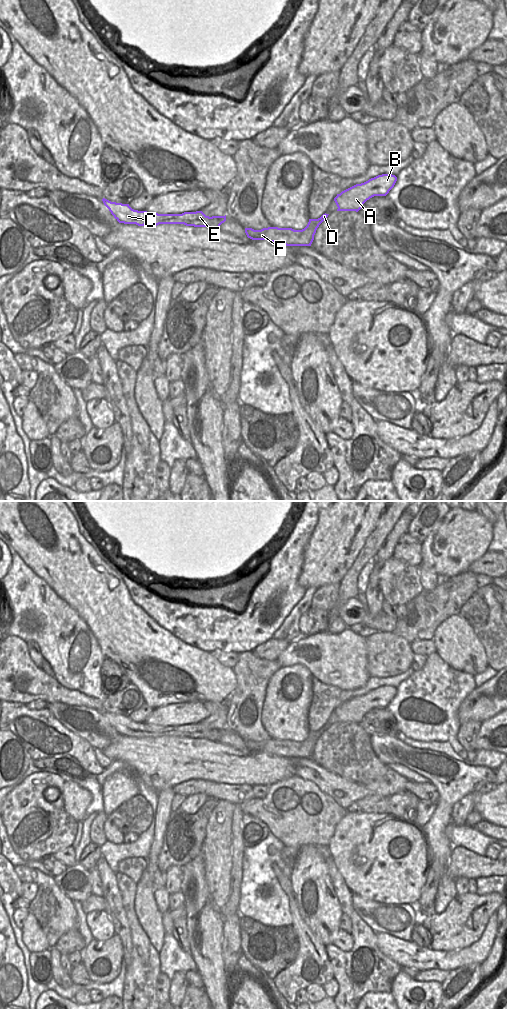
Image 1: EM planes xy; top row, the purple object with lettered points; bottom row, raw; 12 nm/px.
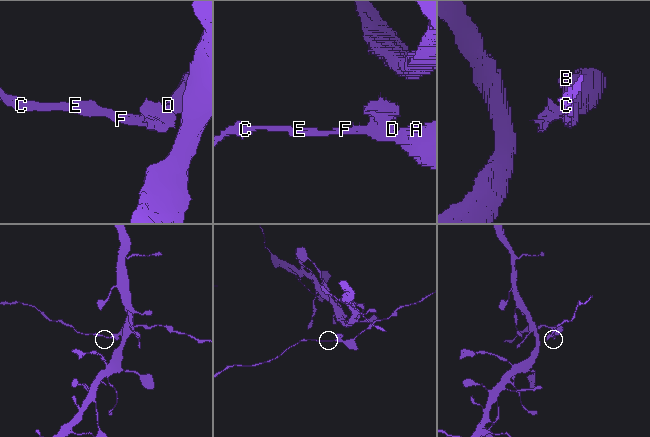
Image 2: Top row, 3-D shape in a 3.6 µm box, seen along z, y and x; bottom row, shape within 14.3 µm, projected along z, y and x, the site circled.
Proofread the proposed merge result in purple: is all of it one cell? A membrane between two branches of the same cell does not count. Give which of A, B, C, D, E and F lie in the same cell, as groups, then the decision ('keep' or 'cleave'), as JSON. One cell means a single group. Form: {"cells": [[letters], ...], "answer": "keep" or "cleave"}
{"cells": [["A", "B", "C", "E", "F"], ["D"]], "answer": "cleave"}

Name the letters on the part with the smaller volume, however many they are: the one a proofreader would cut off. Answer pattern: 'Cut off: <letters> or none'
Cut off: D

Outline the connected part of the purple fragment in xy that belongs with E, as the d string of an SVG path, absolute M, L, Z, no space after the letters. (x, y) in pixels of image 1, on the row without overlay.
M102 711L104 717L119 735L136 736L144 738L149 736L184 736L186 738L207 739L218 742L220 737L226 733L225 728L206 728L202 723L184 724L182 726L158 726L156 724L138 723L132 721L129 716L111 714Z

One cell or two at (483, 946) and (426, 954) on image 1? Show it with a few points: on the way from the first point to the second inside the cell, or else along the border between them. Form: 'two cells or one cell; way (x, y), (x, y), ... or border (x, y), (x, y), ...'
one cell; way (469, 955), (462, 958), (440, 958)

